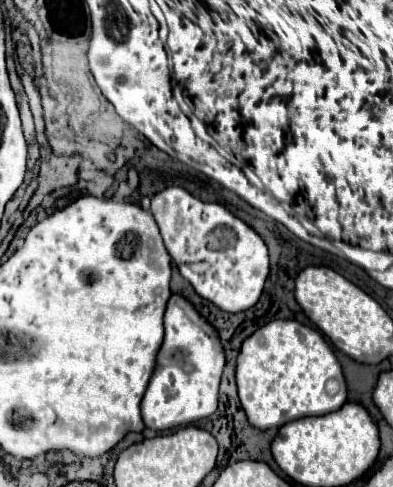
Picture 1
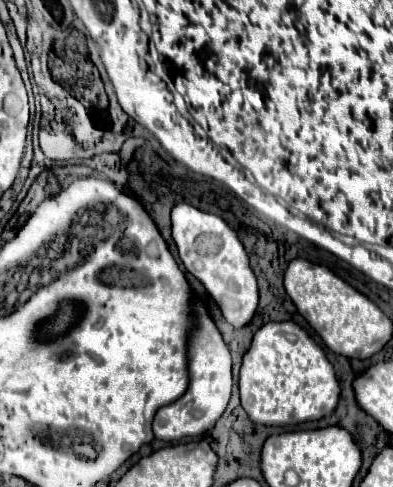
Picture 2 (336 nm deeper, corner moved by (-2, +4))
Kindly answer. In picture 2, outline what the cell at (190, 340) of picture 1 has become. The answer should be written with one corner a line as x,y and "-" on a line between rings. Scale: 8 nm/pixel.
195,300
195,310
193,318
197,320
197,328
193,330
193,336
189,340
189,388
187,392
175,400
173,404
167,404
157,410
155,420
153,420
153,432
157,440
165,442
177,442
187,436
201,436
209,432
219,416
225,412
227,402
231,398
231,388
233,388
233,378
231,378
231,354
215,326
215,322
209,318
205,306
201,300

